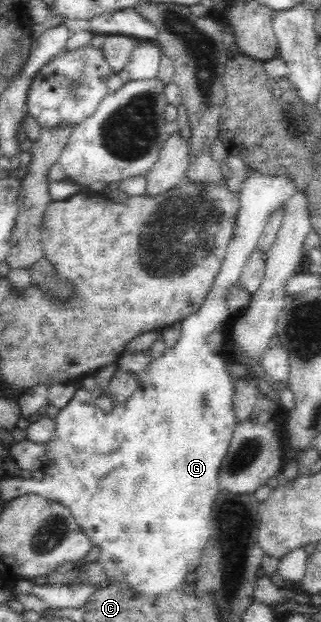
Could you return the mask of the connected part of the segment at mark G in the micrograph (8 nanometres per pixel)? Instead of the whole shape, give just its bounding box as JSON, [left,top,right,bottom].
[31,171,297,597]

